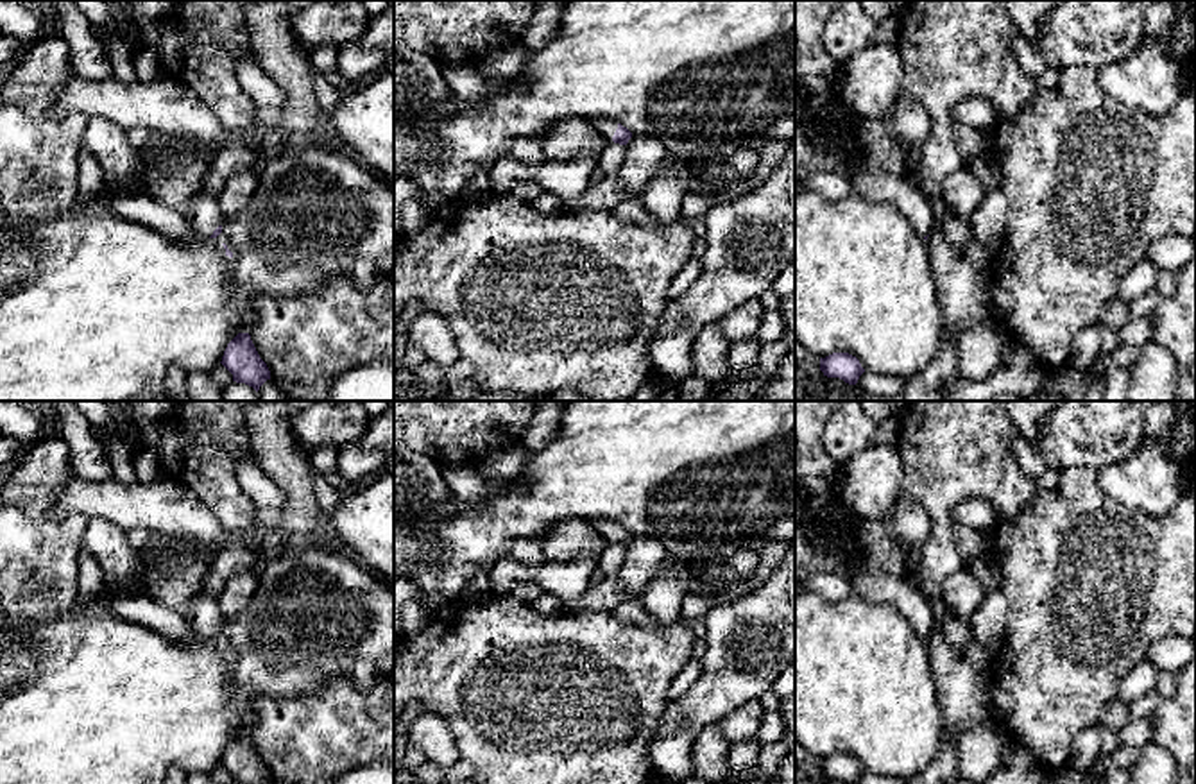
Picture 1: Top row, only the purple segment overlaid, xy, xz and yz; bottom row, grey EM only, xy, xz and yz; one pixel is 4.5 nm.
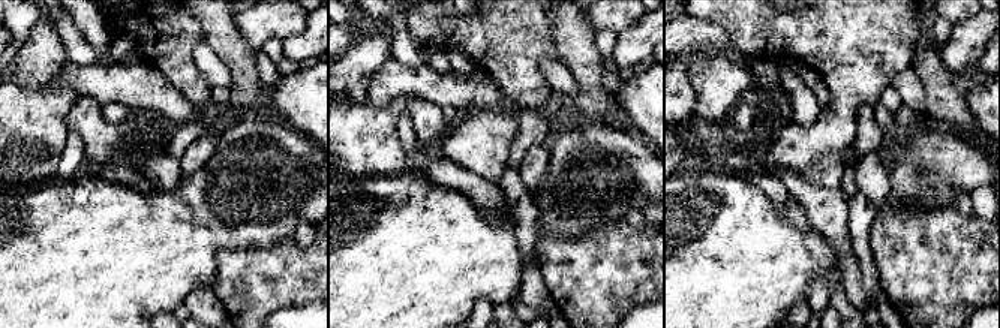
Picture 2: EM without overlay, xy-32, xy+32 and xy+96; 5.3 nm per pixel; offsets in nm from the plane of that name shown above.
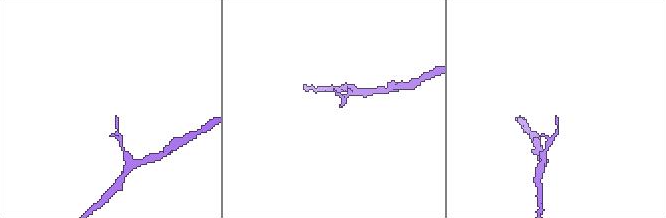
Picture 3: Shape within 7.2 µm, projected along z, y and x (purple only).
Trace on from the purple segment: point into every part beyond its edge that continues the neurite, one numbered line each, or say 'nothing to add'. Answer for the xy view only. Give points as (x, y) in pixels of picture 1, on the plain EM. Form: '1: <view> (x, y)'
1: xy (206, 616)

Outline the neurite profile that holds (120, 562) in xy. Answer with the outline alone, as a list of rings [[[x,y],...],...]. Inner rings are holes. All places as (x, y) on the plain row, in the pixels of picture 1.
[[[90,517],[82,548],[95,557],[104,573],[104,587],[113,592],[138,591],[138,575],[154,555],[154,546],[136,551],[127,532],[102,517]]]

